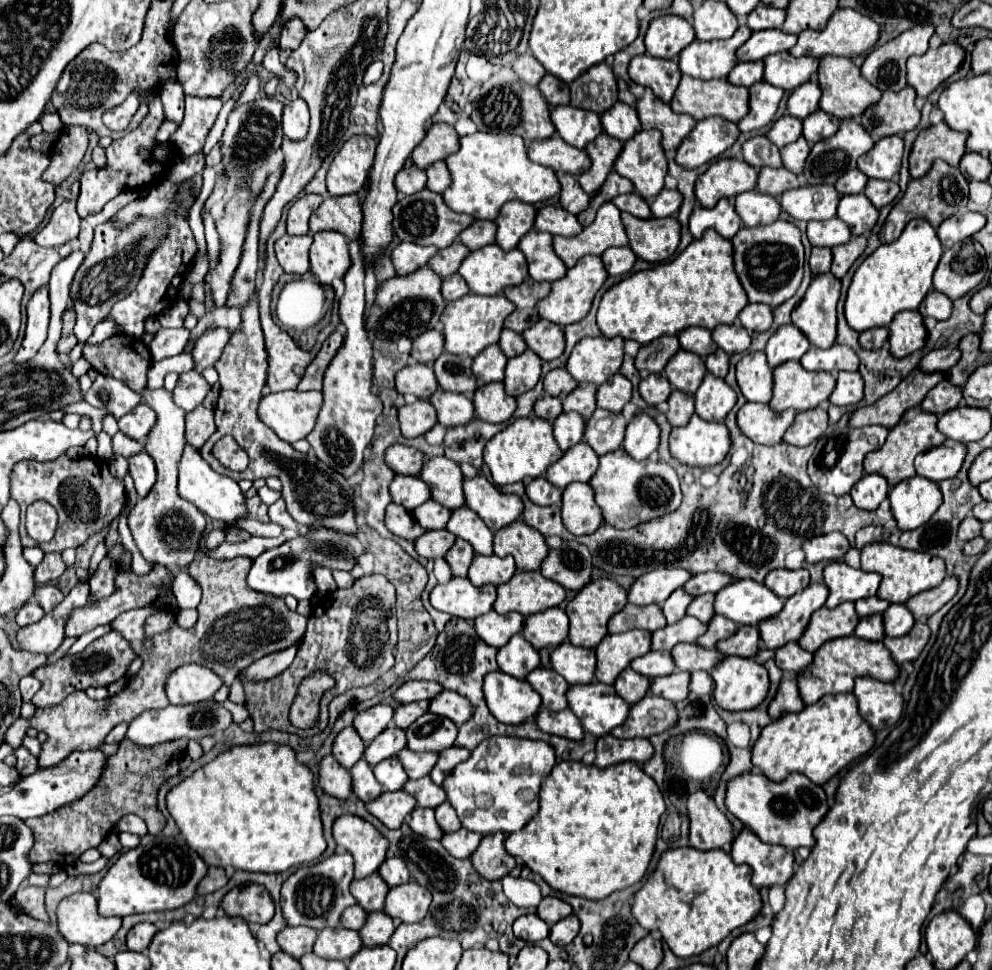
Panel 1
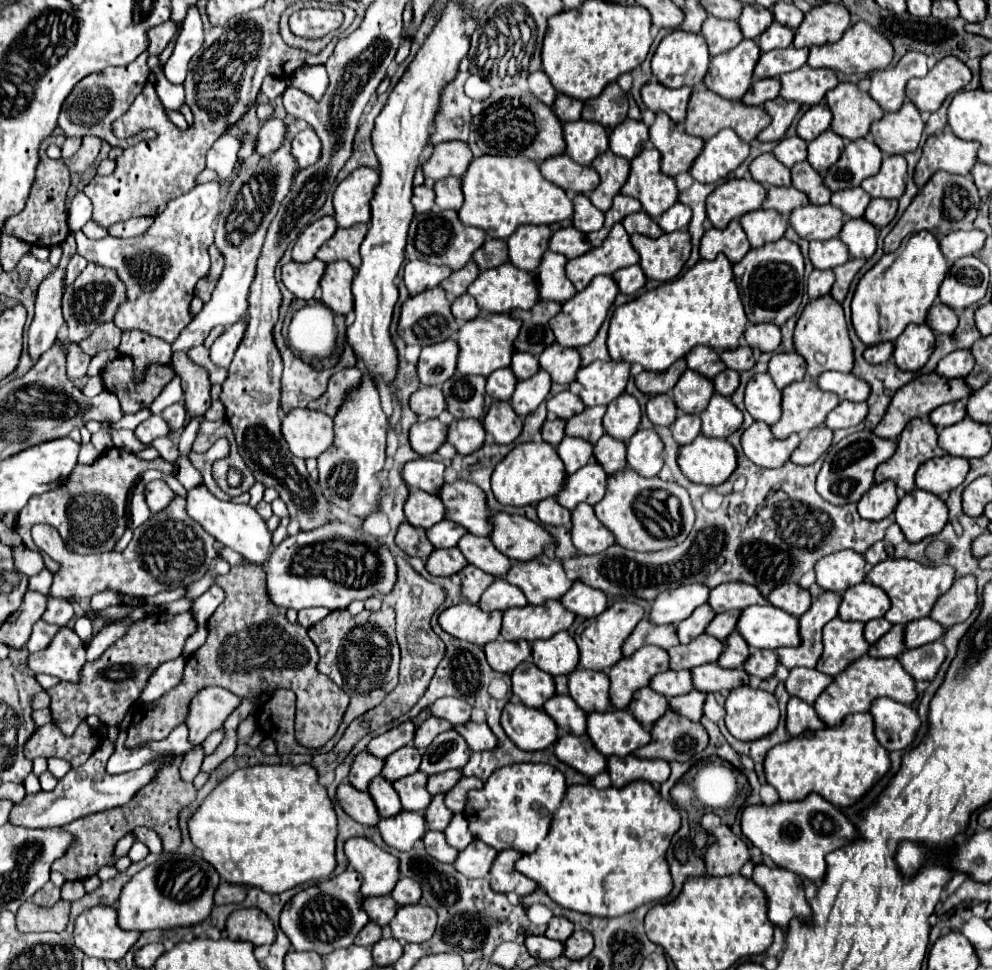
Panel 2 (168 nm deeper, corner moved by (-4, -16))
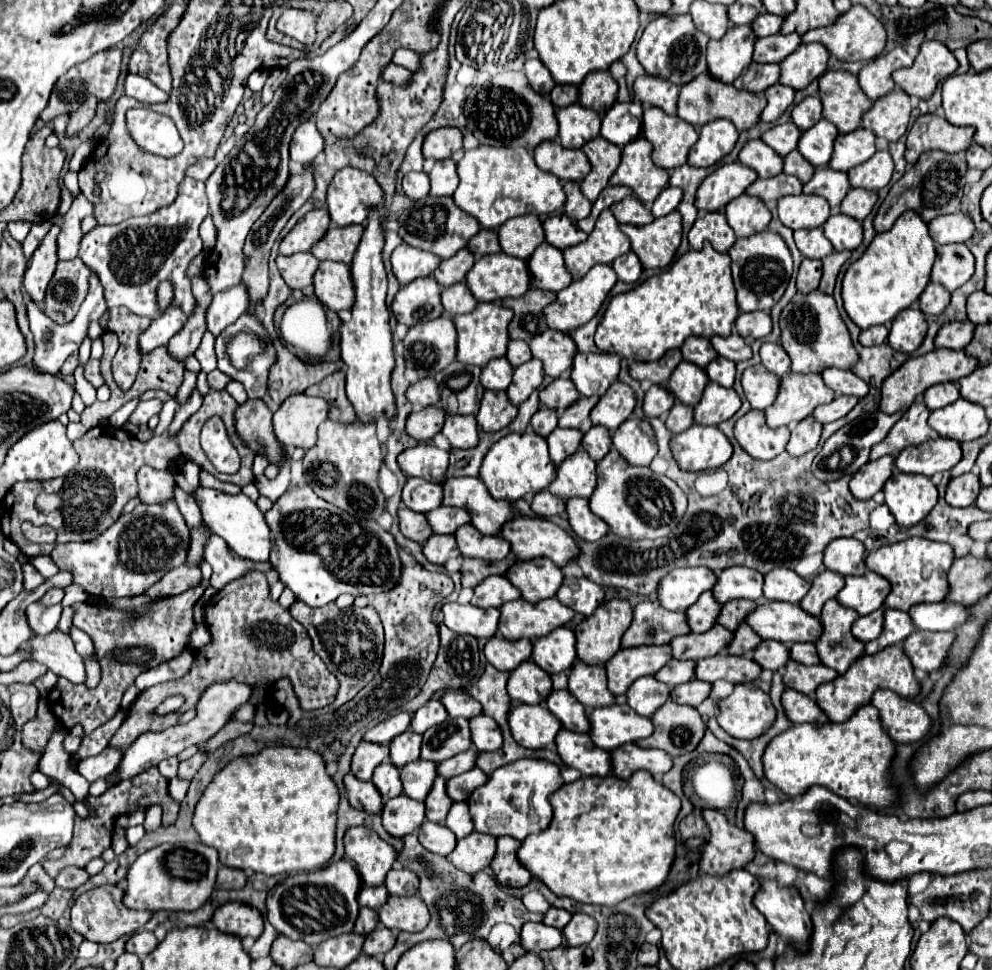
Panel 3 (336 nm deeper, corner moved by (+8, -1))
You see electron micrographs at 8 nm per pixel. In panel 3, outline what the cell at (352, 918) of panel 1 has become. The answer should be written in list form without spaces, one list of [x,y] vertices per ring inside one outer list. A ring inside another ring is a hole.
[[[362,907],[360,909],[360,915],[356,919],[356,925],[354,925],[354,933],[360,933],[360,935],[368,935],[372,933],[376,927],[378,927],[378,913],[374,909],[368,909],[368,907]]]

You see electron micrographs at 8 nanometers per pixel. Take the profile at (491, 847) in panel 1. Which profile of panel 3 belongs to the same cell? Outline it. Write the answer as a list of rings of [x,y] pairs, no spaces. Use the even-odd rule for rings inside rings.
[[[500,837],[498,849],[492,859],[492,871],[496,873],[496,879],[504,887],[524,887],[530,883],[532,875],[516,857],[516,851],[520,849],[522,841],[516,841],[512,837]]]

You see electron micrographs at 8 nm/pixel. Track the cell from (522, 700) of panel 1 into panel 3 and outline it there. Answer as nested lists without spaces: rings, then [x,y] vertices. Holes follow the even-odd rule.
[[[514,705],[510,715],[512,737],[526,749],[544,749],[554,743],[562,723],[544,705]]]

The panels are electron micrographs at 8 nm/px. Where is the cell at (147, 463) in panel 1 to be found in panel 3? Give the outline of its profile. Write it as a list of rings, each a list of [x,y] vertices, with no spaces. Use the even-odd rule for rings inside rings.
[[[142,467],[138,471],[138,485],[140,485],[140,501],[142,503],[164,503],[174,499],[176,481],[170,471],[158,471],[152,467]]]

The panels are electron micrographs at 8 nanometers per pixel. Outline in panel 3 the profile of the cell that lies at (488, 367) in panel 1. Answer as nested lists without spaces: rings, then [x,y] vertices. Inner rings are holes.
[[[500,357],[496,361],[492,361],[490,365],[486,365],[482,369],[482,385],[484,389],[490,389],[490,391],[506,391],[510,381],[512,381],[512,373],[514,373],[514,367],[508,363],[506,357]]]

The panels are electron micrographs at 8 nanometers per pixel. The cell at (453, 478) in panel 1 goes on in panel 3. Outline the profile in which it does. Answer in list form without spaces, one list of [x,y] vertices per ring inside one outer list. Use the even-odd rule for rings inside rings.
[[[454,477],[454,479],[446,479],[442,485],[444,485],[444,505],[454,505],[454,507],[466,509],[472,517],[472,525],[482,535],[500,535],[502,525],[516,517],[514,505],[510,501],[494,501],[490,497],[486,485],[476,477]]]

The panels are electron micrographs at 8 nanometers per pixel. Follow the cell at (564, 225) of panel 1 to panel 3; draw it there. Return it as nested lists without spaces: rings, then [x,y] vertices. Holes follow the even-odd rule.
[[[554,215],[544,221],[544,231],[546,231],[546,241],[554,245],[556,249],[566,249],[572,245],[578,245],[586,241],[586,233],[572,223],[566,215]]]

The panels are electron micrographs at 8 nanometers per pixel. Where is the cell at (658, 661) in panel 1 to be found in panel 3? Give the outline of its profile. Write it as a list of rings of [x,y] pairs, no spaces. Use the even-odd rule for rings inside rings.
[[[672,659],[654,677],[658,681],[666,683],[670,689],[674,689],[676,685],[682,685],[682,683],[692,681],[694,669],[696,669],[696,661],[678,661],[678,659]]]

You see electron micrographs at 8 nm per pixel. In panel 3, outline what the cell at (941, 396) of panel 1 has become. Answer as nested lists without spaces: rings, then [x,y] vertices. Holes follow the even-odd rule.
[[[938,383],[938,385],[932,385],[924,391],[924,403],[930,411],[946,407],[946,405],[954,403],[956,399],[960,399],[956,383]]]

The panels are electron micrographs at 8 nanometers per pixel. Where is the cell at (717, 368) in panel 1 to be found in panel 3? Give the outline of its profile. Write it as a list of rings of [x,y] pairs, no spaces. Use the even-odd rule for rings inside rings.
[[[718,357],[716,361],[712,361],[706,367],[706,373],[710,377],[710,381],[720,383],[722,387],[732,387],[734,385],[734,377],[736,377],[736,363],[724,357]]]

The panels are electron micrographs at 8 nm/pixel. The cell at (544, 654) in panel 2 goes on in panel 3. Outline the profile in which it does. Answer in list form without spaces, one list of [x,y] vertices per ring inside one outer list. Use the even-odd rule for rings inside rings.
[[[566,627],[554,629],[552,633],[534,641],[532,661],[550,675],[568,671],[576,663],[574,645],[576,645],[576,639],[570,629]]]

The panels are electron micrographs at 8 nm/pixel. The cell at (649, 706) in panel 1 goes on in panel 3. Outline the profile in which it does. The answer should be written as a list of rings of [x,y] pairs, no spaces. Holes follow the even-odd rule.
[[[672,699],[652,717],[654,733],[648,739],[636,741],[640,747],[656,747],[672,757],[686,755],[698,747],[704,737],[706,723],[694,707],[678,705]]]

